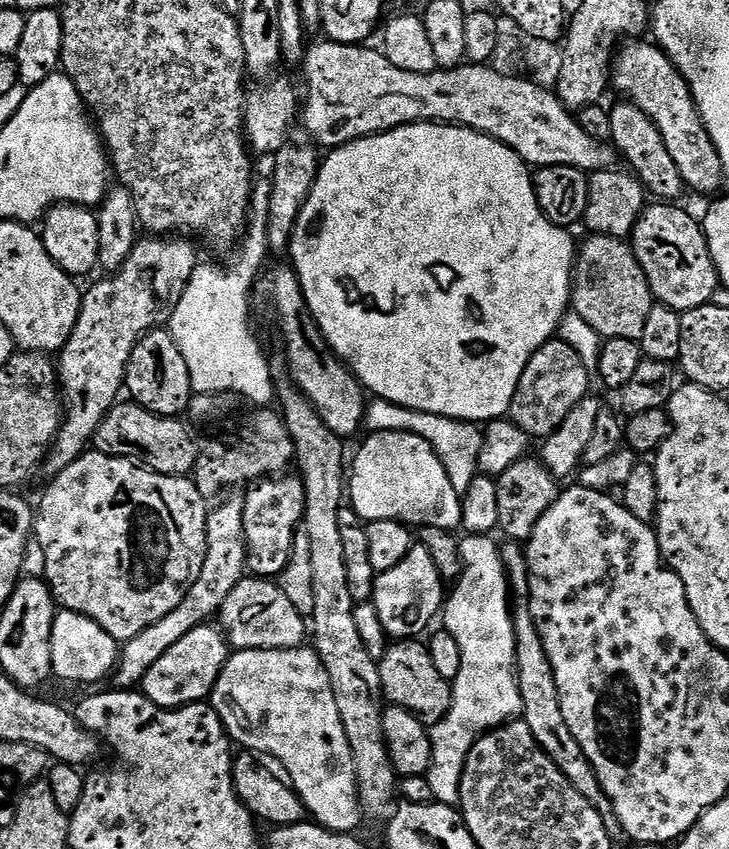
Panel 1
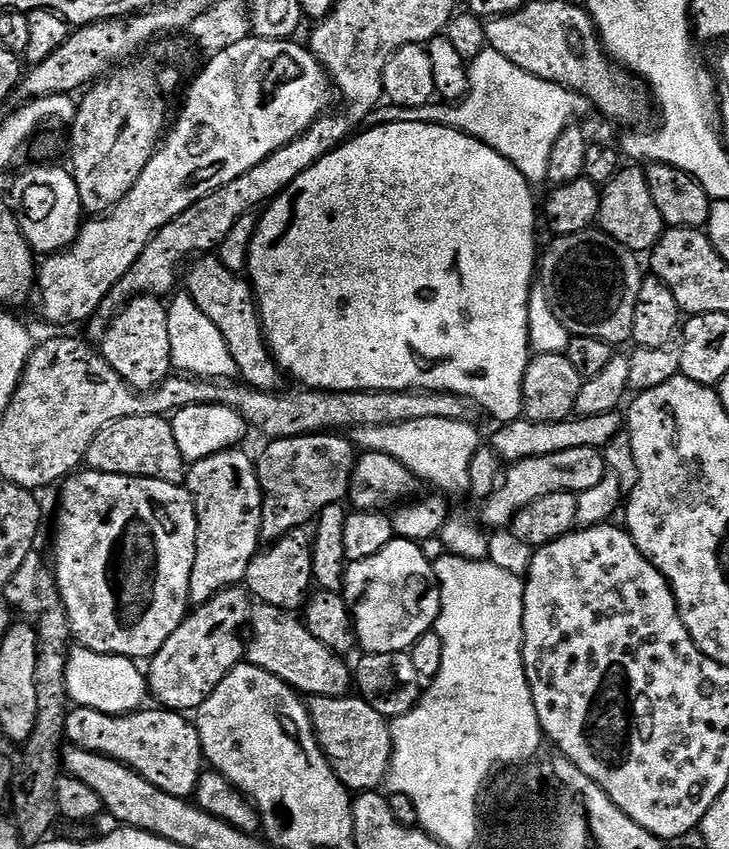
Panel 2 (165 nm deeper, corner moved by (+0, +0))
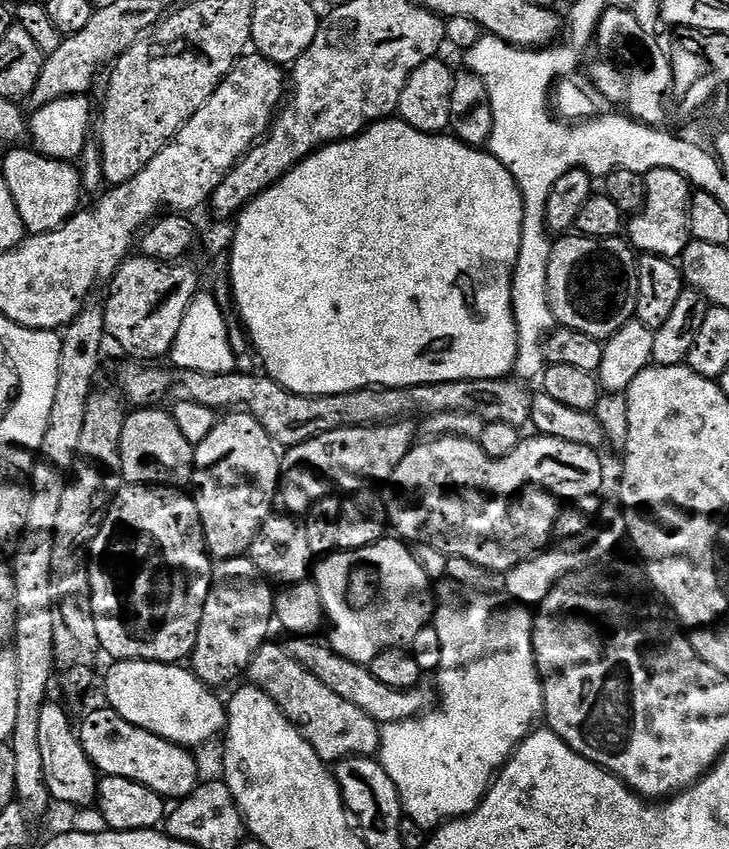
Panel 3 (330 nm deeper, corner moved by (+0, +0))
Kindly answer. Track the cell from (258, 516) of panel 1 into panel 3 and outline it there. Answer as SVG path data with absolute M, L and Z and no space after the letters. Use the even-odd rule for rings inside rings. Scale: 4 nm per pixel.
M405 418L403 420L395 421L391 424L371 424L370 426L362 426L361 428L343 428L342 430L330 430L330 434L322 434L321 436L315 436L310 438L306 442L302 442L298 446L287 449L283 453L282 459L280 461L280 486L278 489L278 500L282 505L284 503L283 511L288 514L303 514L309 512L314 506L314 502L318 502L322 498L331 496L336 493L340 494L351 494L353 492L362 492L365 490L375 489L377 486L387 485L388 479L394 474L394 470L398 470L398 462L402 462L402 458L406 458L406 454L413 446L417 443L418 437L416 437L416 432L418 436L418 428L416 428L411 419Z

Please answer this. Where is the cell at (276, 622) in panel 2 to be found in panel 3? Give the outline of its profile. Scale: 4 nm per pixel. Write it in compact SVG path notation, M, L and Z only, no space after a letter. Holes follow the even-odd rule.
M292 638L287 641L286 647L299 664L310 670L310 674L314 674L314 678L318 678L322 686L326 686L326 690L334 690L338 698L346 698L346 702L351 702L358 706L358 710L370 714L370 718L374 718L377 724L383 726L397 724L403 720L415 720L433 707L433 693L431 696L424 686L417 686L405 692L382 686L382 682L374 678L371 667L350 662L333 652L327 643L315 644L316 642L312 638Z

